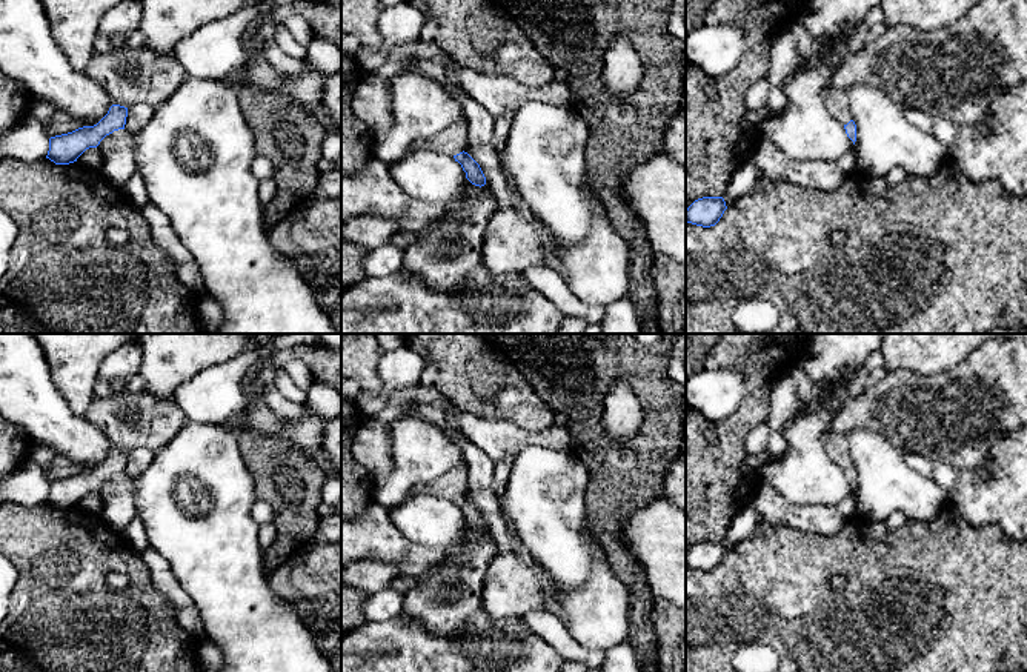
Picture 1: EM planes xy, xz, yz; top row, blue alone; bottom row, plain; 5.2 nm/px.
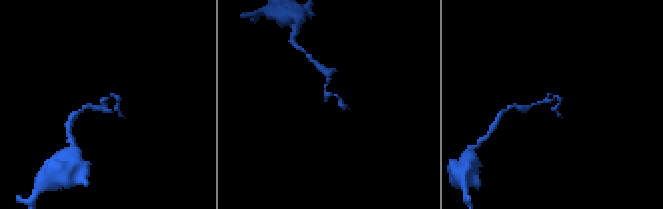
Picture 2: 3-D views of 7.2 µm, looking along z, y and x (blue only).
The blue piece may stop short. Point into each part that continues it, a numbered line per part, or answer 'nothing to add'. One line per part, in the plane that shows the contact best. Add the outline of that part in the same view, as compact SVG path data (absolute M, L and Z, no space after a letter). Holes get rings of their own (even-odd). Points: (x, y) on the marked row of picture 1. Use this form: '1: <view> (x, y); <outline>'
nothing to add

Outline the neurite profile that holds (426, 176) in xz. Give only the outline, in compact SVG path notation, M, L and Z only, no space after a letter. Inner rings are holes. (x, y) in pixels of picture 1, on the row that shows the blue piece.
M432 149L406 152L389 168L394 181L415 201L457 203L466 183L466 172L454 155Z

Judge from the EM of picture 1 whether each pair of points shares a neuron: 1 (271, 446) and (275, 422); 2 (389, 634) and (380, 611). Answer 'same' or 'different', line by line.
1: different
2: different

